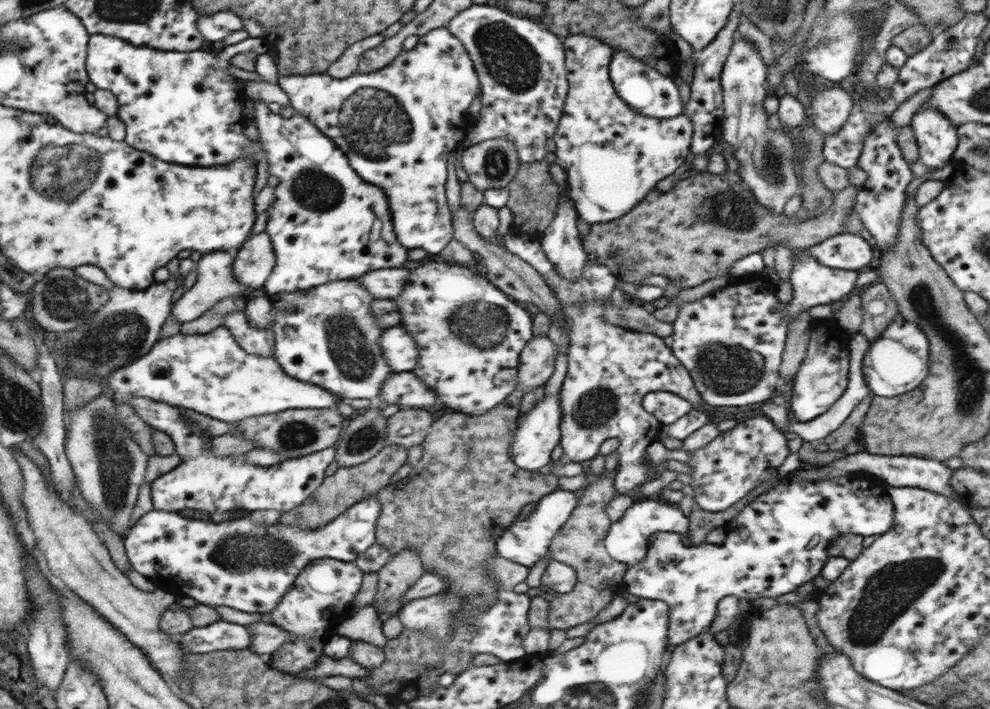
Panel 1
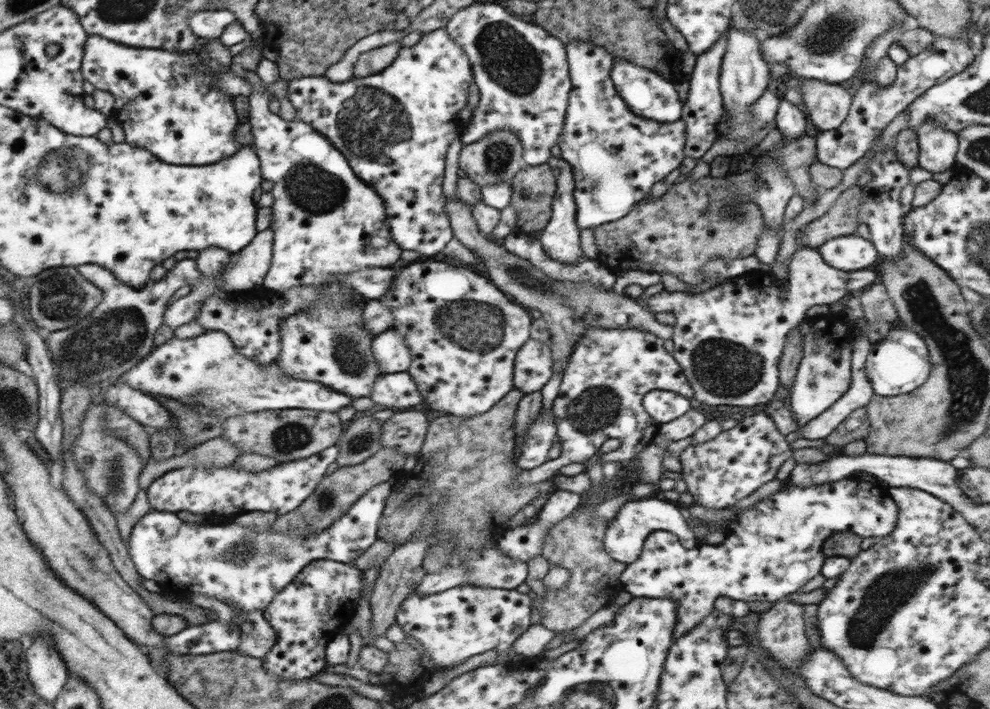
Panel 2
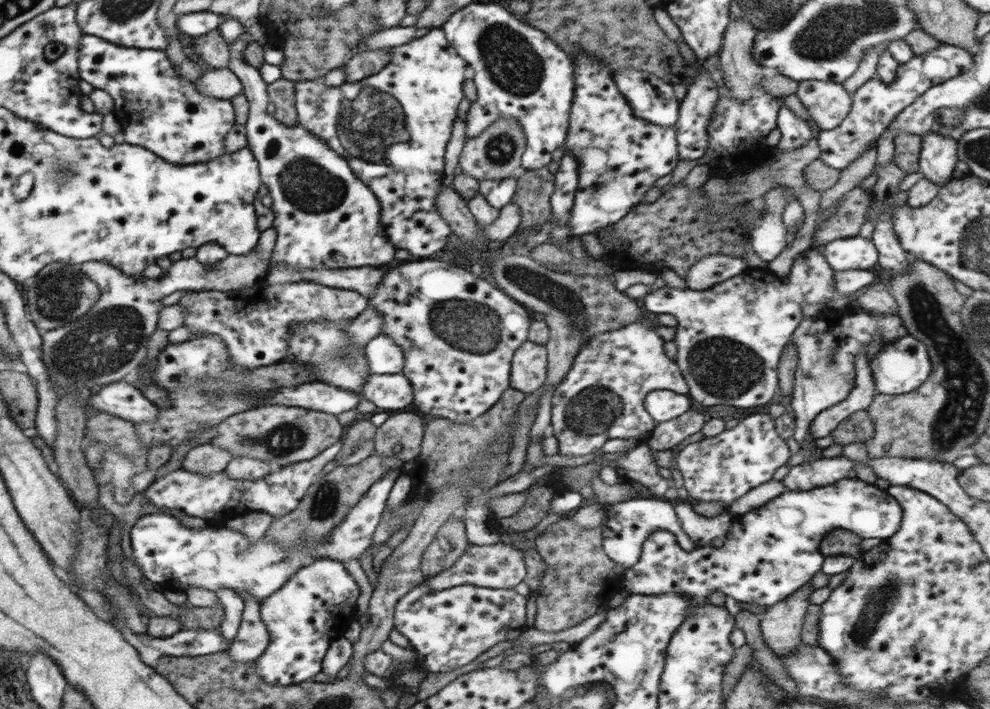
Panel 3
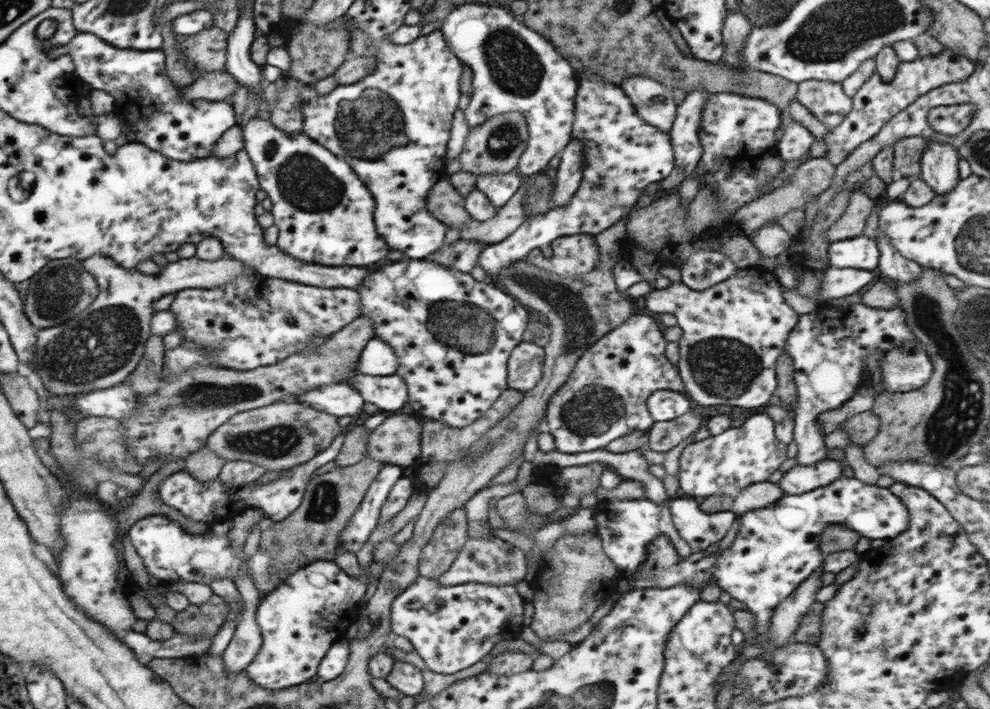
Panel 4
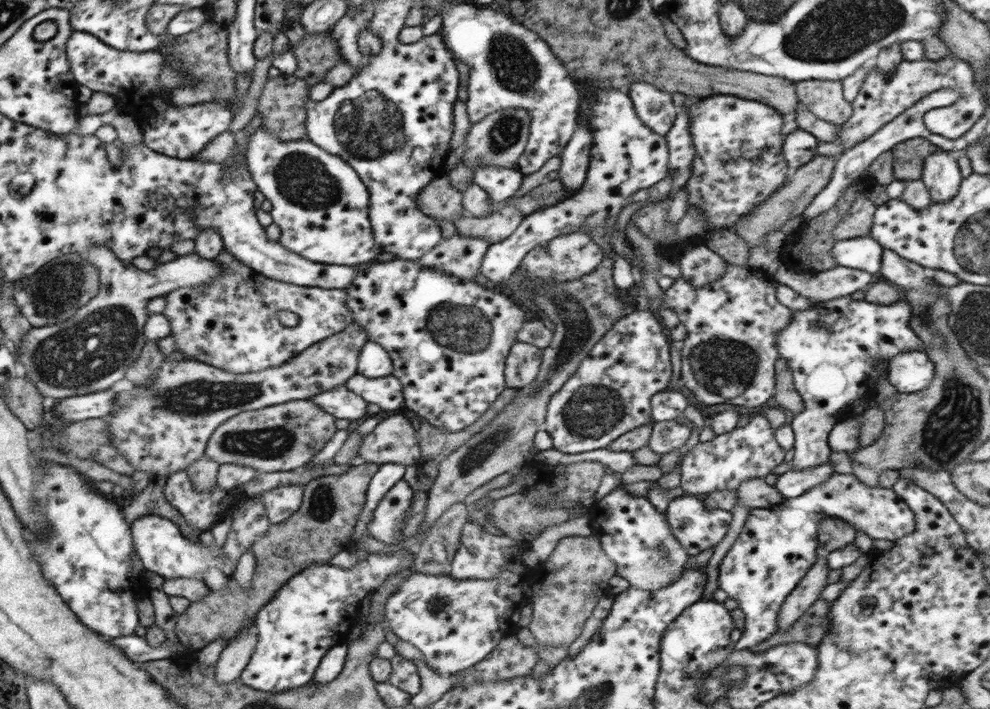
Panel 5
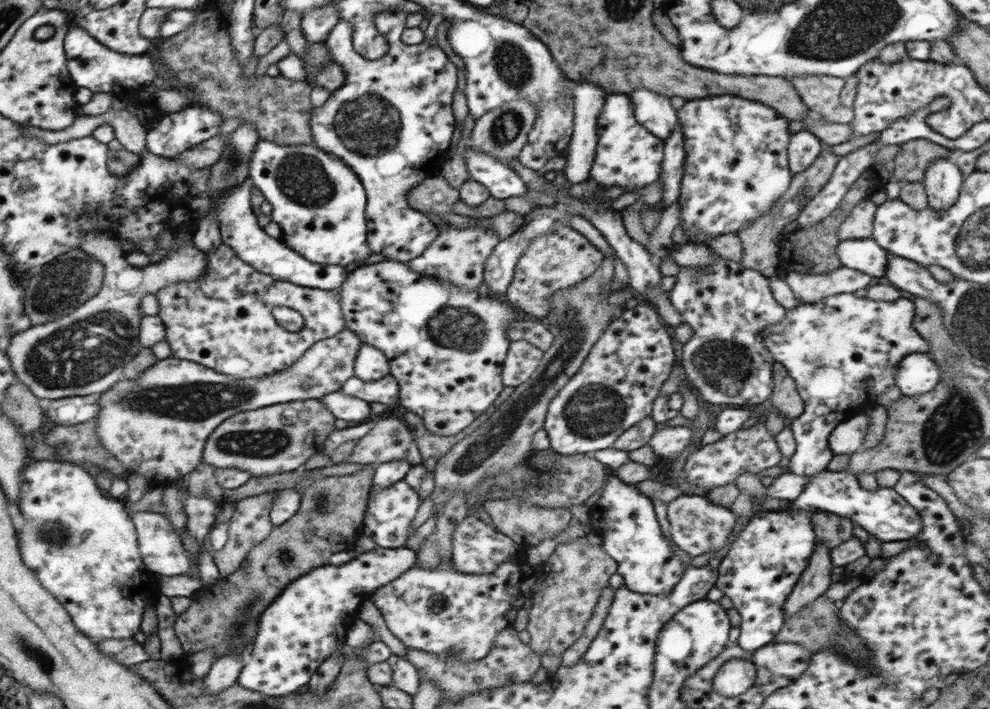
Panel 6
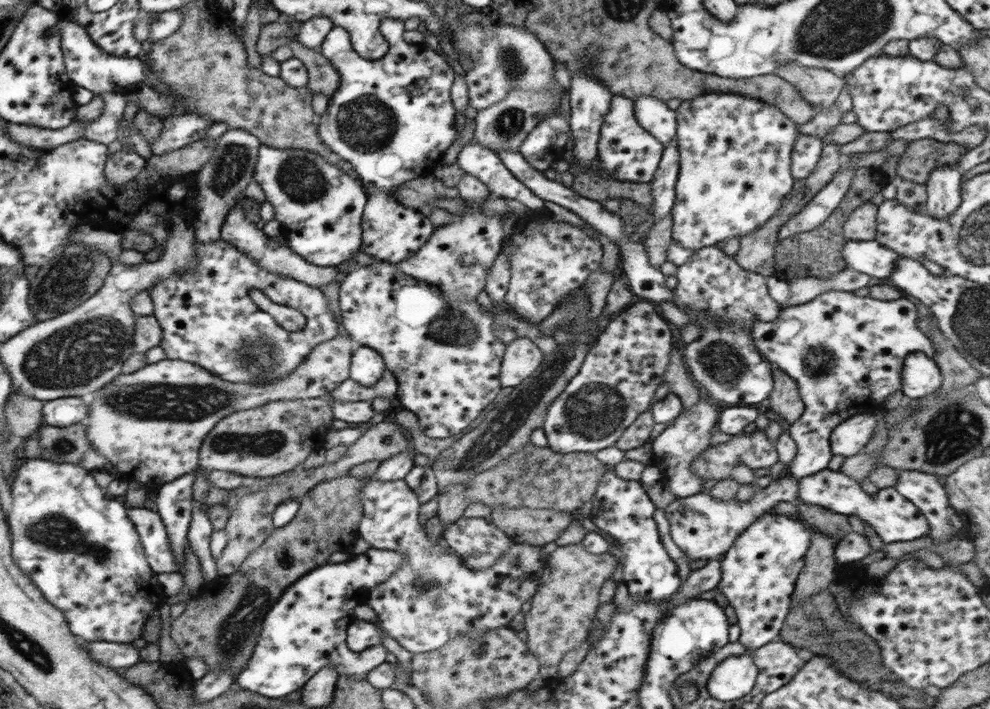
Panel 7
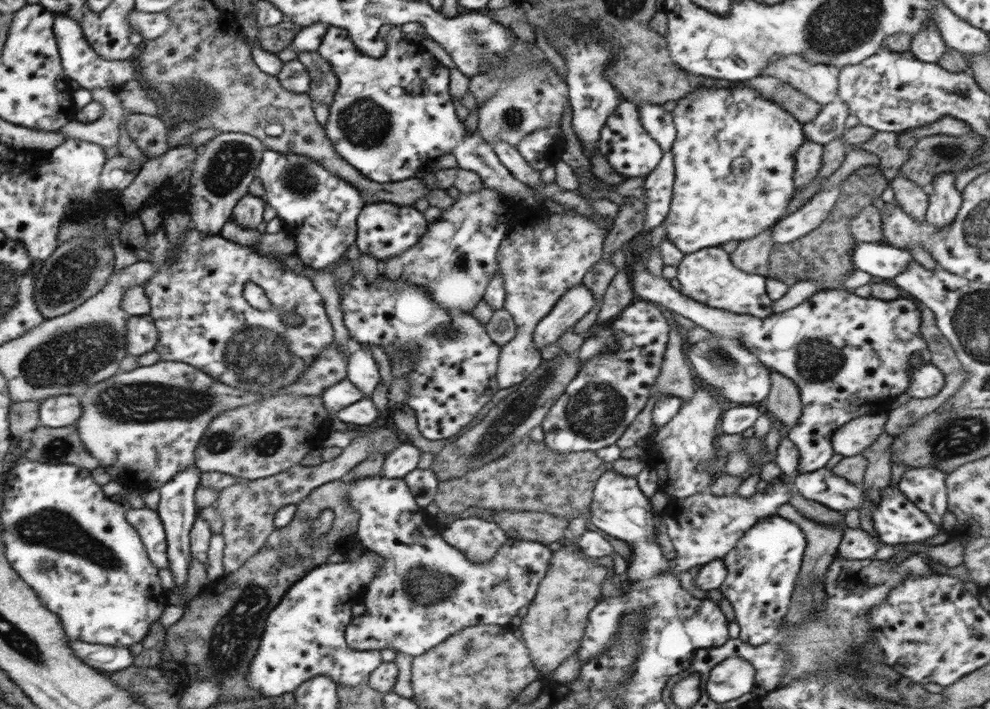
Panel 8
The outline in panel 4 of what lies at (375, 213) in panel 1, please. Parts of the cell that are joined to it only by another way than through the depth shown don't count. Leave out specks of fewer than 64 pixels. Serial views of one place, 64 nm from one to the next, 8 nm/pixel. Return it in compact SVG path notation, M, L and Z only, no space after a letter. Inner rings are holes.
M242 10L238 24L227 43L228 71L240 84L245 84L249 94L260 92L262 75L260 67L250 58L250 47L256 37L255 18L250 10ZM254 114L254 117L242 127L245 140L243 149L254 162L260 184L272 201L273 226L279 231L276 246L282 252L296 260L324 266L366 267L386 260L390 249L377 234L374 198L370 196L366 185L358 180L359 177L350 169L350 165L303 131L296 135L286 135L267 117L262 119L258 114Z

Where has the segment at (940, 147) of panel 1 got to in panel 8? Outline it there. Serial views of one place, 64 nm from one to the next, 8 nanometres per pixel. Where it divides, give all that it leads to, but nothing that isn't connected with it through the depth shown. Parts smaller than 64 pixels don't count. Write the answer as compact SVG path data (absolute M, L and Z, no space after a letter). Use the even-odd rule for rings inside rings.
M938 174L928 187L929 204L925 219L935 228L949 226L961 208L962 194L956 189L957 174Z

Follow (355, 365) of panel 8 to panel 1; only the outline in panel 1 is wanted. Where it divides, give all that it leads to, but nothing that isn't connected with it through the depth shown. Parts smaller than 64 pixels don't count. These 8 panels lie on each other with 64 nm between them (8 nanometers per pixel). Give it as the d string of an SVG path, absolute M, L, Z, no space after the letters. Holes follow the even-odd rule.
M396 325L384 330L380 336L382 357L392 367L392 372L412 371L418 360L416 339L406 327Z

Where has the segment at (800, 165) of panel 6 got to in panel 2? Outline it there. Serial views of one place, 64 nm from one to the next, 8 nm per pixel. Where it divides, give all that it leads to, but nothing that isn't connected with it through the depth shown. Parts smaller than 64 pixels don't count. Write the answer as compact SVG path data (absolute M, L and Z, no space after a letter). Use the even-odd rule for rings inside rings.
M783 97L780 101L775 122L786 143L806 135L807 115L804 109Z

